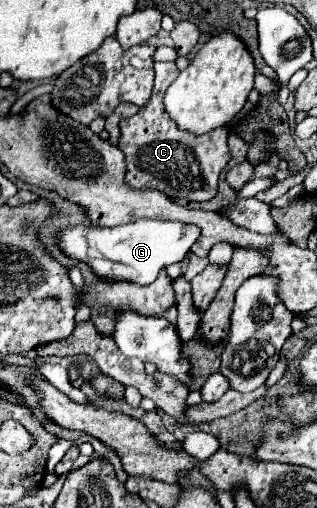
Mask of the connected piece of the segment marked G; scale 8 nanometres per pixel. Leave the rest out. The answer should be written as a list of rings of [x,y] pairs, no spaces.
[[[136,220],[124,226],[74,226],[62,232],[60,248],[64,254],[84,260],[92,266],[96,276],[106,280],[128,280],[136,284],[150,284],[158,272],[174,262],[184,260],[200,232],[194,224],[166,222],[166,220]]]

